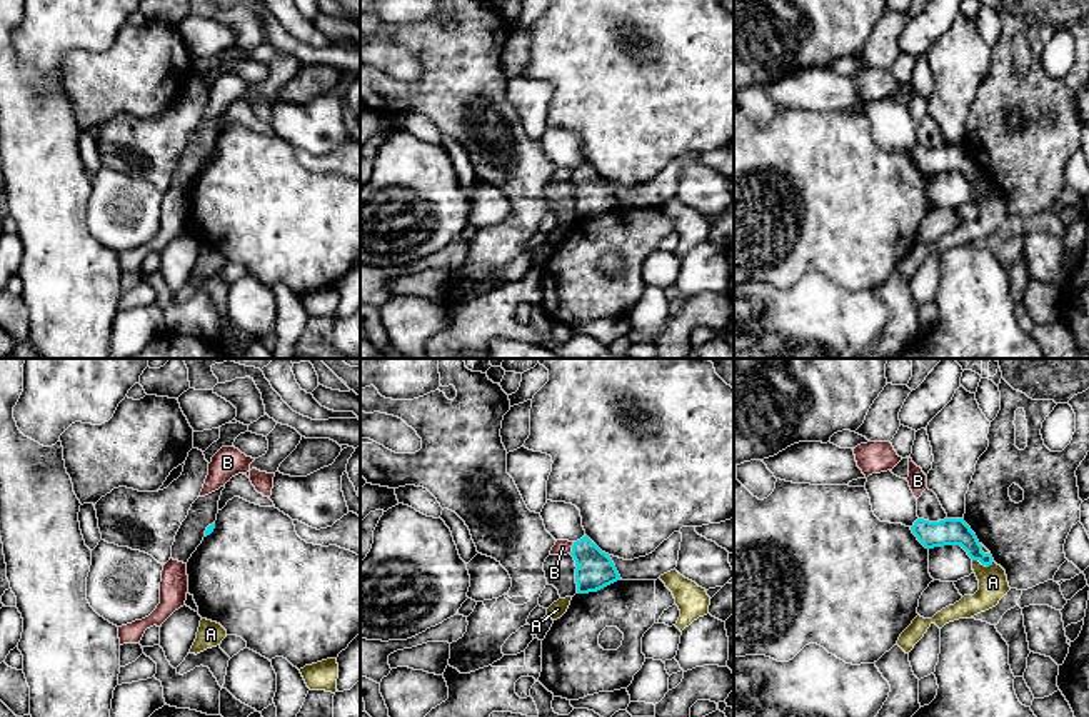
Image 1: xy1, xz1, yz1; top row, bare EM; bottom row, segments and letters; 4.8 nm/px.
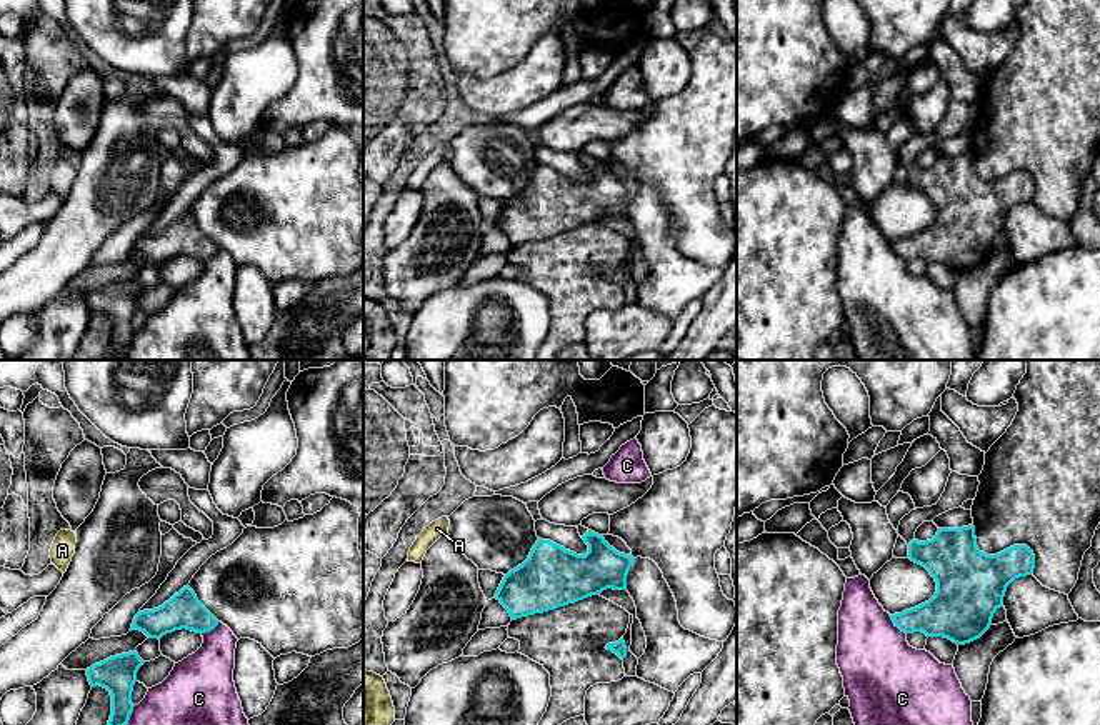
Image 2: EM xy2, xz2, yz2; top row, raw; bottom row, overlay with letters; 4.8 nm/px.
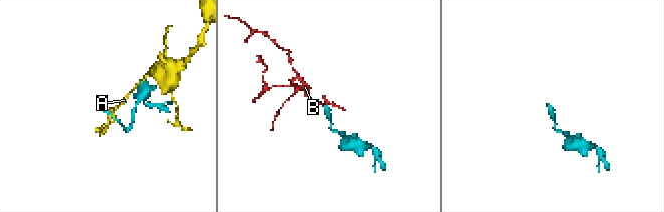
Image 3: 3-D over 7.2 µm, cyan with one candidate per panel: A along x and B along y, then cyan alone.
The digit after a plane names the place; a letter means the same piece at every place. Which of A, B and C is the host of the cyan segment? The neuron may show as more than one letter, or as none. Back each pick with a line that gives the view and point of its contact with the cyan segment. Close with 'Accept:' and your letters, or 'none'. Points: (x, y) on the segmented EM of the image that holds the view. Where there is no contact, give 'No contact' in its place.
Accept: none

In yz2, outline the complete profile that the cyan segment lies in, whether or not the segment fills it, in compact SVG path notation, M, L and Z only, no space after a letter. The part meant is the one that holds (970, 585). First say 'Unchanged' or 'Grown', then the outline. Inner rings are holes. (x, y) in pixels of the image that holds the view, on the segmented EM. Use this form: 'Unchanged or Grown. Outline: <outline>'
Grown. Outline: M952 472L945 492L935 505L912 510L900 520L898 535L908 545L908 558L925 567L937 582L937 592L928 602L890 615L895 627L902 632L922 632L927 637L943 637L957 645L970 643L990 628L993 613L1003 605L1007 587L1015 578L1033 573L1035 555L1027 545L1013 545L997 555L987 555L977 547L973 525L938 528L937 535L927 542L915 538L915 532L923 522L933 522L935 517L962 507L967 500L975 500L978 485L978 477Z

